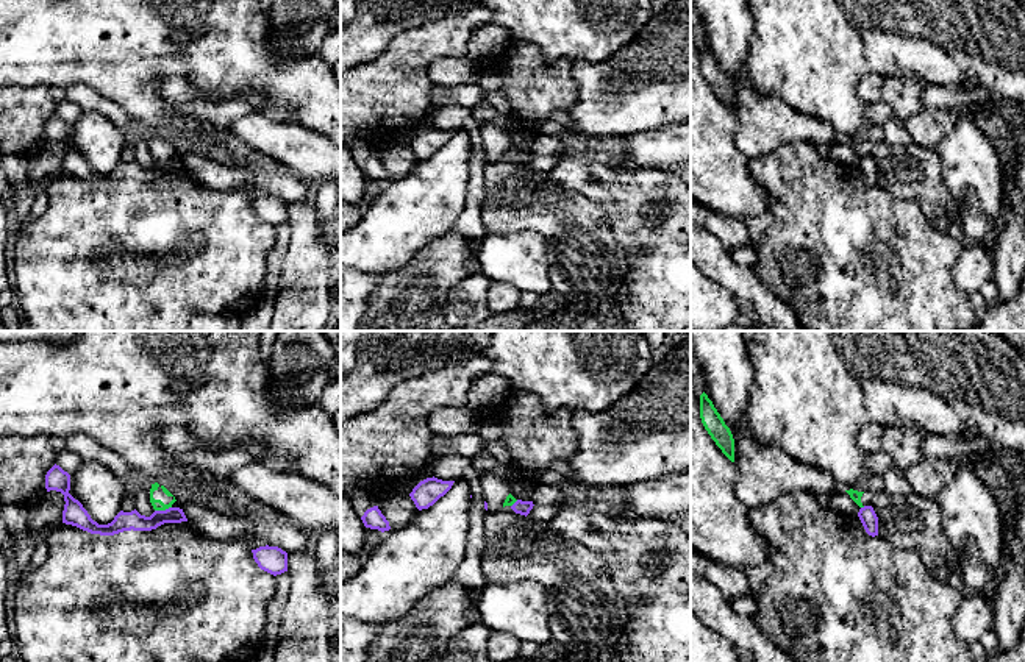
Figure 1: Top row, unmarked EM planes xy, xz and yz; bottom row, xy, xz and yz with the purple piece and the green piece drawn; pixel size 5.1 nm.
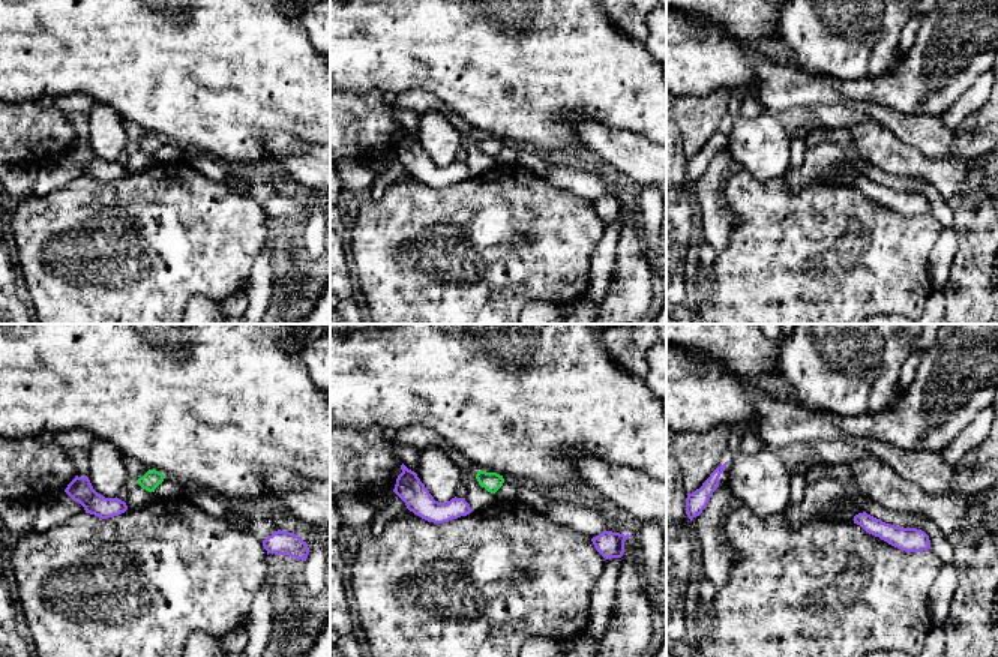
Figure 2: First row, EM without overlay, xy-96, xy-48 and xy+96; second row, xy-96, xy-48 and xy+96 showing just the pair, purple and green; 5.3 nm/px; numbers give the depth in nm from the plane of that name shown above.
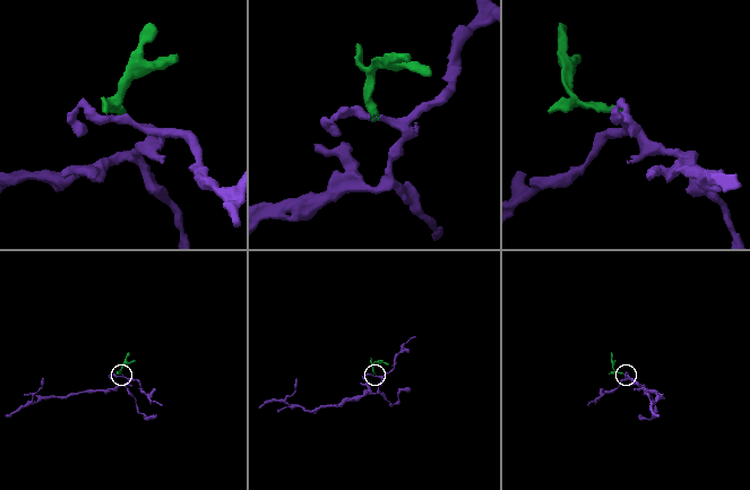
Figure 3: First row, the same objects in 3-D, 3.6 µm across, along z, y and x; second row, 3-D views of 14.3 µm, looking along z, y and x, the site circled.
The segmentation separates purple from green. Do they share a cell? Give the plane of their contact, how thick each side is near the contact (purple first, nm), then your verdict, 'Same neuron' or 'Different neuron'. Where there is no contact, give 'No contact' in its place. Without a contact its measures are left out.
Touches purple in xy. Thickness 100 nm (purple) against 60 nm. Different neuron

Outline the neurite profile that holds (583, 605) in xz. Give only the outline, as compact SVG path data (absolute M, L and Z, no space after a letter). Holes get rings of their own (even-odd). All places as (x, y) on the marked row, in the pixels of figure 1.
M509 493L503 507L484 518L481 570L486 584L533 579L547 592L552 642L559 650L586 643L617 643L633 614L611 579L609 565L586 545L562 537L544 521L516 514Z

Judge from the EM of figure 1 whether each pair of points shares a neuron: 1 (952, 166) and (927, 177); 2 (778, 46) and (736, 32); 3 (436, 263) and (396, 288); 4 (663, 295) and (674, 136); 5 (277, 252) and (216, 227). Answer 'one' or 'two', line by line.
1: two
2: two
3: one
4: two
5: two

